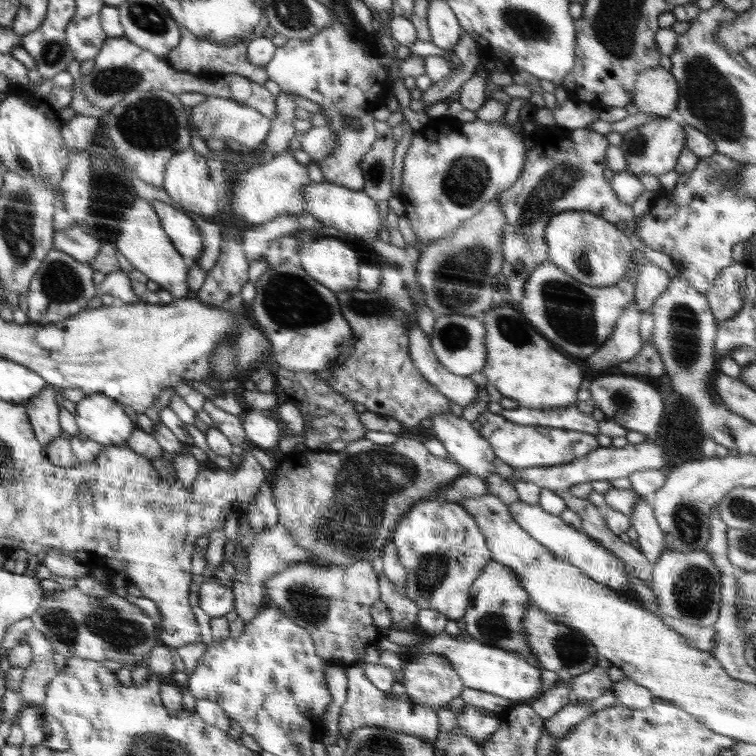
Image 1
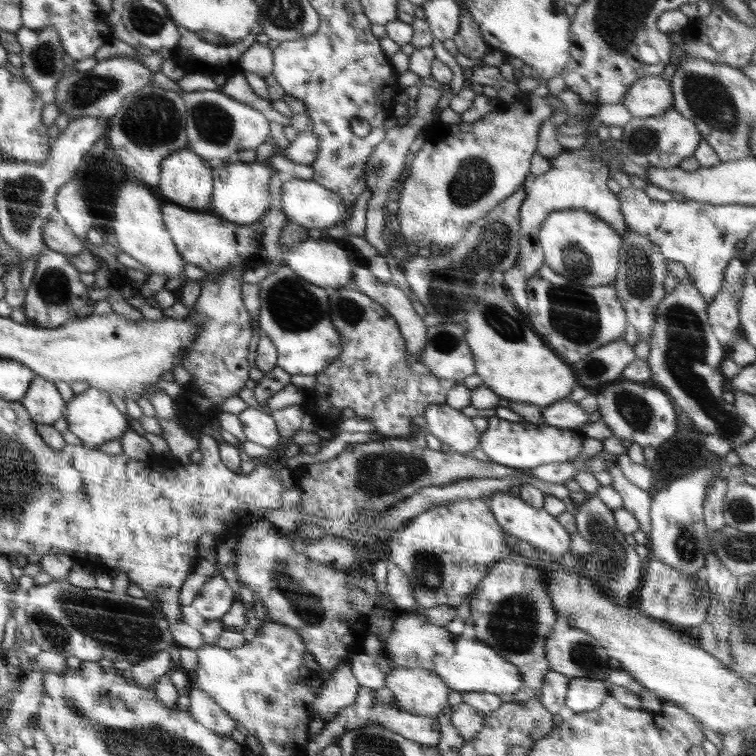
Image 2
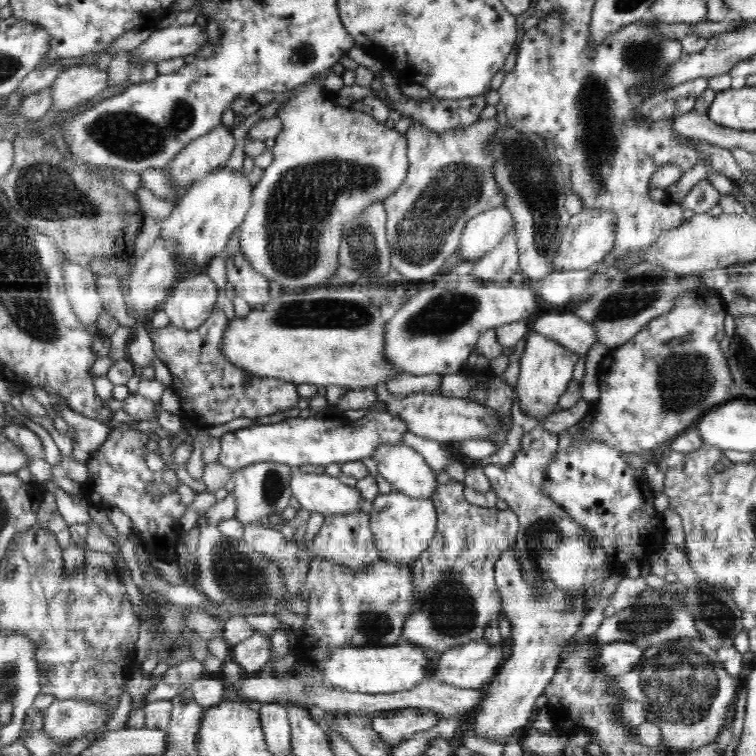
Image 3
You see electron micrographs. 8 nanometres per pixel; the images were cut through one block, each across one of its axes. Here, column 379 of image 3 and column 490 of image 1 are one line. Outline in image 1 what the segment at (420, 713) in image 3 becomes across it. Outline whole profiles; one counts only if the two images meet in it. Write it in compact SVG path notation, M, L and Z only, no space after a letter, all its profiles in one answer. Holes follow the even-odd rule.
M469 705L463 708L462 714L457 716L457 720L464 734L480 744L500 727L497 714L478 711L475 707Z

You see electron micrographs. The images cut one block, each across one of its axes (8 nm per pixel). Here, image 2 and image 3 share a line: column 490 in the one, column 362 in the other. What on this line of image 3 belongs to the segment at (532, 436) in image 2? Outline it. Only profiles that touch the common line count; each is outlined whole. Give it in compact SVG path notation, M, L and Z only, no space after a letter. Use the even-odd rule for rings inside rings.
M370 411L353 423L342 423L333 418L290 417L287 420L253 425L225 433L220 438L218 464L236 472L249 464L272 461L293 467L302 464L332 466L372 458L380 444L403 444L402 436L408 425L396 415L385 411Z

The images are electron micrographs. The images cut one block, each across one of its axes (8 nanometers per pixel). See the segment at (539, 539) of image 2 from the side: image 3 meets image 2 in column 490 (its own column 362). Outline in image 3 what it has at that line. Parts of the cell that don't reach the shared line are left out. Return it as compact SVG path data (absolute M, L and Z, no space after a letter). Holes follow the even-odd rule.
M293 467L290 486L301 508L318 512L324 517L352 514L358 510L369 510L371 506L371 502L362 498L358 489L324 473L301 473L299 467Z

